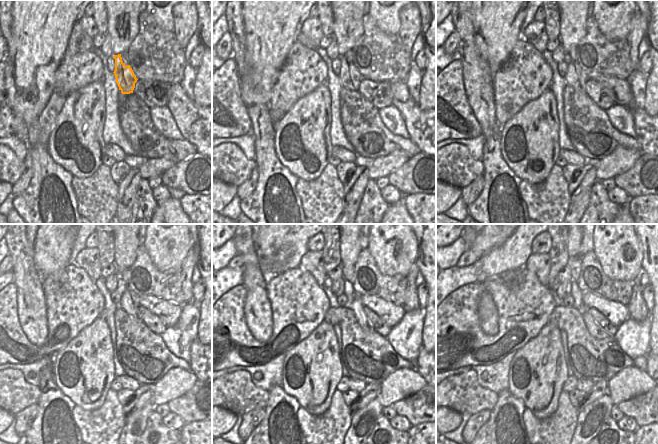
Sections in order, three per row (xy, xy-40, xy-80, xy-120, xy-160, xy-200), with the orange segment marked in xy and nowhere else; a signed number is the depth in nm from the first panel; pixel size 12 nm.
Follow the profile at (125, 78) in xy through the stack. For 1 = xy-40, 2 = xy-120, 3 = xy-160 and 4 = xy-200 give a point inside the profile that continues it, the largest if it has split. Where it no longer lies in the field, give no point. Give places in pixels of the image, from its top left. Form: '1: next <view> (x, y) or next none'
1: next xy-40 (350, 78)
2: next xy-120 (129, 302)
3: next xy-160 (356, 305)
4: next xy-200 (592, 327)

